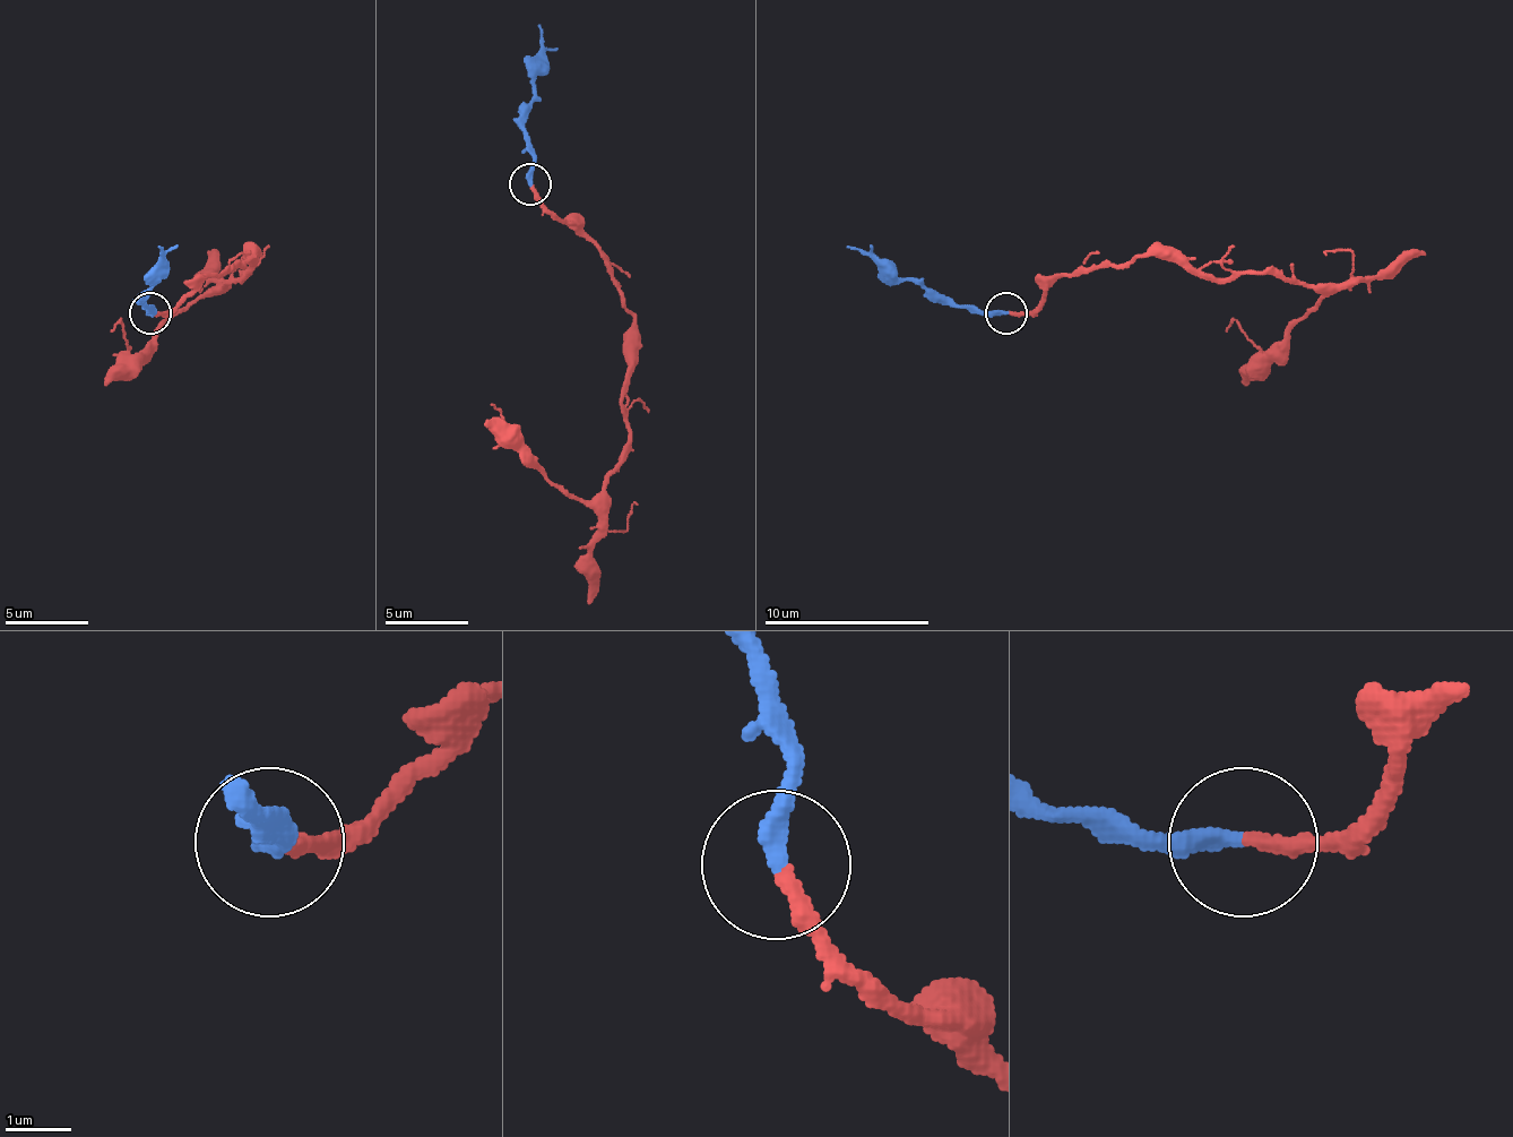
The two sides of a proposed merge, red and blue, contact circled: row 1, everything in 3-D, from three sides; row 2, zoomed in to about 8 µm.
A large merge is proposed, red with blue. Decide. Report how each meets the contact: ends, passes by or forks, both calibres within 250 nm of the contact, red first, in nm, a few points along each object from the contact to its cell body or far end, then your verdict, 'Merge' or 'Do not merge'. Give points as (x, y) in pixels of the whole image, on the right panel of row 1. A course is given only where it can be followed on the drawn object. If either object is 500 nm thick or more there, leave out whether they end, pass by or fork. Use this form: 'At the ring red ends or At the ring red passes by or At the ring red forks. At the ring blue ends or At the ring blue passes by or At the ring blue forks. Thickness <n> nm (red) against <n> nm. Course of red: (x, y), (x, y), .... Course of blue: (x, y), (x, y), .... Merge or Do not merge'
At the ring red ends. At the ring blue ends. Thickness 240 nm (red) against 300 nm. Course of red: (1005, 312), (1030, 312), (1063, 275), (1142, 253), (1316, 287), (1321, 300), (1262, 353), (1234, 325), (1225, 333). Course of blue: (1005, 312), (943, 303), (914, 278), (893, 278), (869, 253), (847, 246). Merge

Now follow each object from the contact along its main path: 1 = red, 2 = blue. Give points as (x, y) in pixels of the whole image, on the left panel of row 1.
1: (150, 312), (167, 312), (254, 253), (242, 278), (247, 270), (192, 300), (135, 353), (118, 325), (110, 333)
2: (150, 312), (143, 303), (160, 246)

